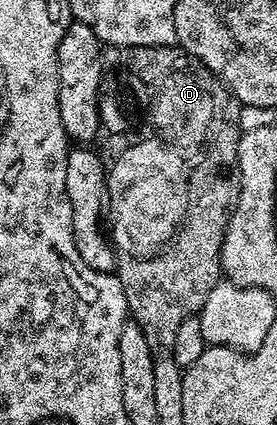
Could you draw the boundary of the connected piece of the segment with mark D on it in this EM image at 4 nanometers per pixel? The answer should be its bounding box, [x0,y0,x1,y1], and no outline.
[101,45,242,350]

